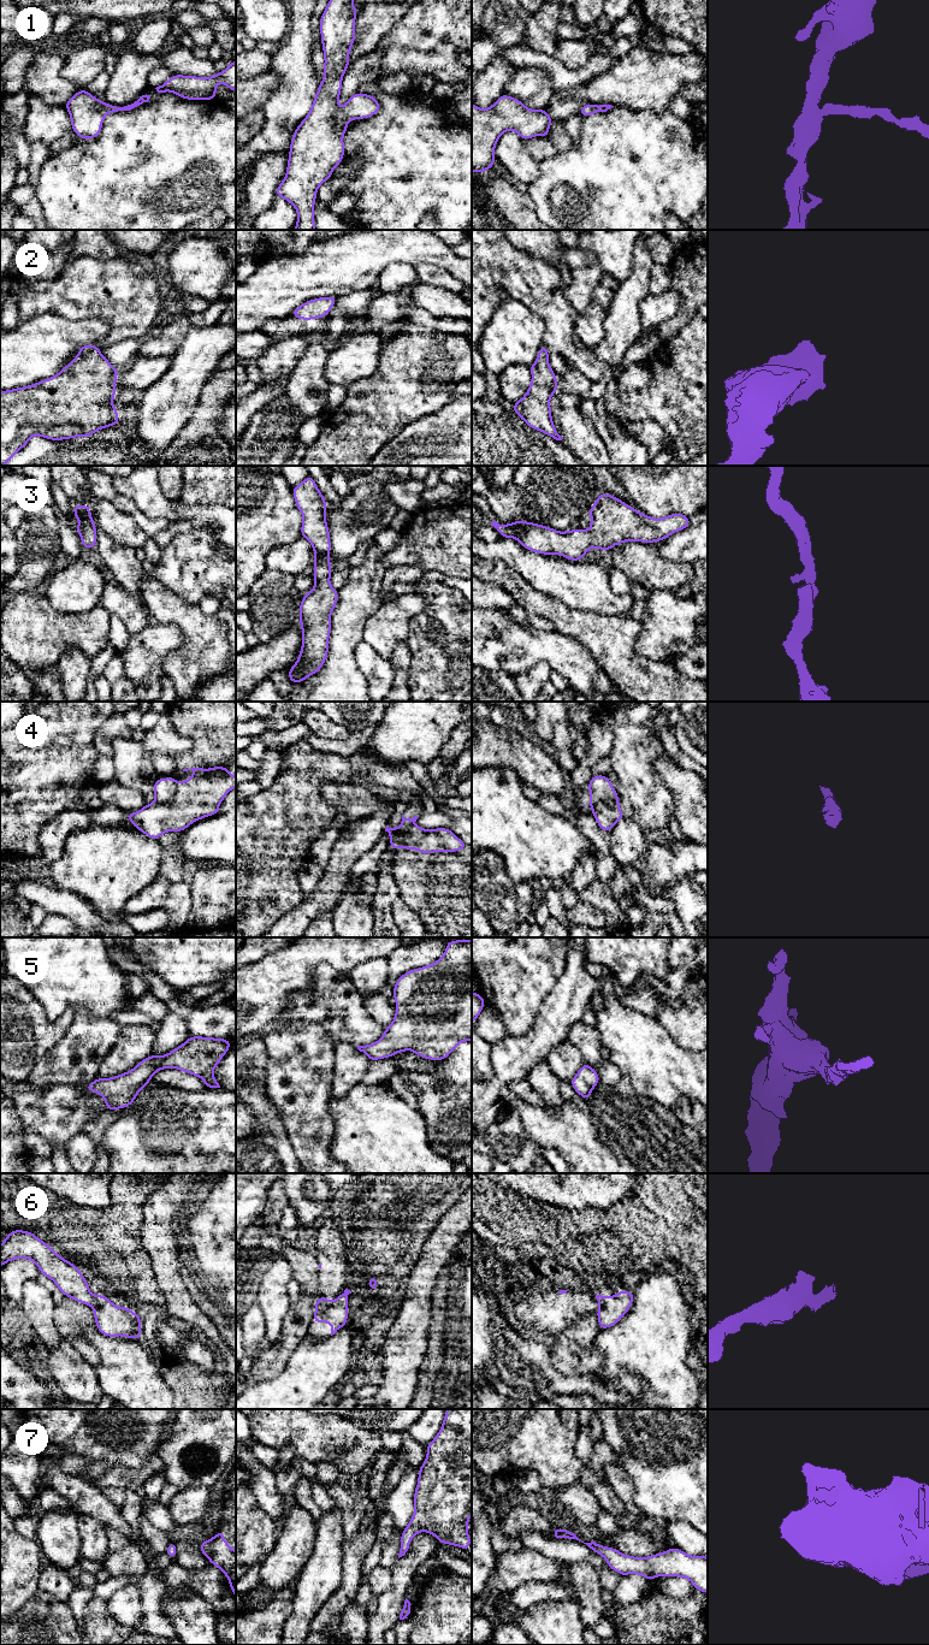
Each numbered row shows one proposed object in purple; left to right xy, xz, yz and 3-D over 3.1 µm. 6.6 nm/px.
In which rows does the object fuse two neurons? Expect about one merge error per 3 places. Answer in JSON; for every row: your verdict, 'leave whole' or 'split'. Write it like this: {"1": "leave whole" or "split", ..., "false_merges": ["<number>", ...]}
{"1": "leave whole", "2": "leave whole", "3": "leave whole", "4": "split", "5": "leave whole", "6": "split", "7": "leave whole", "false_merges": ["4", "6"]}

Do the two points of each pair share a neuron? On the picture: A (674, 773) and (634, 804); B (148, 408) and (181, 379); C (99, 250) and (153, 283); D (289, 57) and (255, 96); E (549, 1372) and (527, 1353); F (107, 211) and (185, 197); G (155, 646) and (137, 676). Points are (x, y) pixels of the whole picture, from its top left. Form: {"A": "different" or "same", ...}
{"A": "different", "B": "same", "C": "different", "D": "different", "E": "same", "F": "same", "G": "same"}

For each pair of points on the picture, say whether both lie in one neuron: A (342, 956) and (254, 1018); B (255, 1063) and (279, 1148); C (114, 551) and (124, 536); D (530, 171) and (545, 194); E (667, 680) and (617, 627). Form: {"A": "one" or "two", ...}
{"A": "one", "B": "one", "C": "two", "D": "two", "E": "one"}

